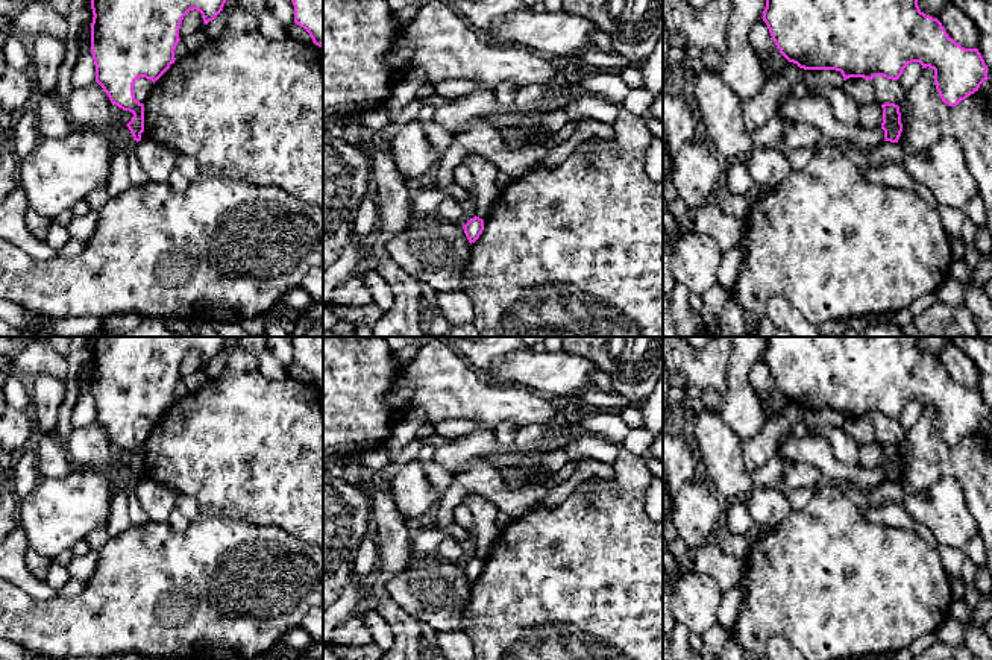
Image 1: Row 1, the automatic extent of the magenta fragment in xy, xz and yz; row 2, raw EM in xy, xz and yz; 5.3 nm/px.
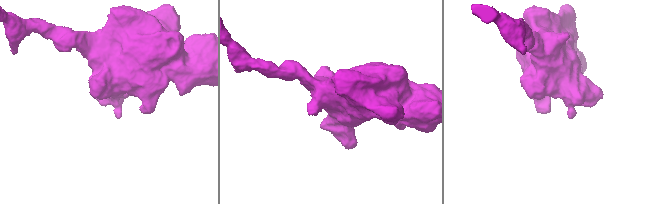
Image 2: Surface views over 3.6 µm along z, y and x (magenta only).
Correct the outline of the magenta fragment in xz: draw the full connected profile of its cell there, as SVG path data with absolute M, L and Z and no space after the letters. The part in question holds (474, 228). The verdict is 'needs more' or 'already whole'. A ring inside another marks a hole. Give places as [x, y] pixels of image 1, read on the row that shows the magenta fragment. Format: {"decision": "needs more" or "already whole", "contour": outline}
{"decision": "already whole", "contour": "M475 215L473 218L470 218L470 220L463 226L463 229L464 229L464 234L466 234L467 240L469 240L469 243L472 244L472 243L475 243L475 241L479 238L479 235L482 234L482 231L484 231L484 220Z"}

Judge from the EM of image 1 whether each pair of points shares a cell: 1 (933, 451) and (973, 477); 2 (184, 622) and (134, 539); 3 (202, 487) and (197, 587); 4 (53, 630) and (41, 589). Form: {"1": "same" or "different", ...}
{"1": "same", "2": "same", "3": "different", "4": "different"}

